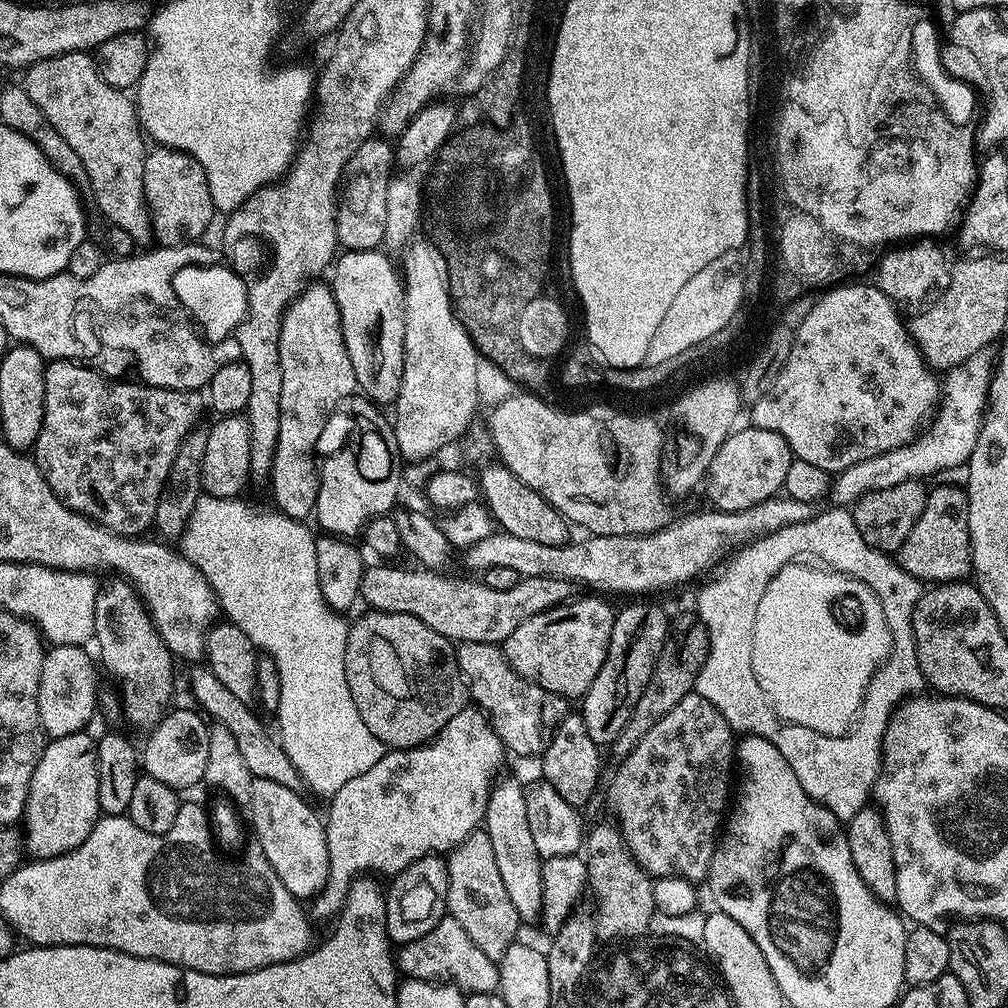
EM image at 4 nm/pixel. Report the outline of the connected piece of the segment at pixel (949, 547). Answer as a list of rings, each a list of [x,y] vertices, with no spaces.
[[[952,484],[933,487],[918,522],[914,522],[914,530],[906,534],[902,546],[894,553],[894,559],[906,574],[932,586],[963,581],[967,577],[964,575],[972,572],[967,491]]]

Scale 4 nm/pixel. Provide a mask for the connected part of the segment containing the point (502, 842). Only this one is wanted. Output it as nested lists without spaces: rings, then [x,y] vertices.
[[[502,780],[488,796],[482,828],[488,833],[490,846],[494,846],[494,858],[498,858],[498,875],[506,886],[506,894],[510,894],[510,902],[514,902],[514,910],[518,910],[521,921],[539,921],[543,910],[542,857],[538,854],[538,846],[534,846],[534,837],[530,835],[530,822],[526,819],[525,789],[522,784],[520,788],[516,780]]]

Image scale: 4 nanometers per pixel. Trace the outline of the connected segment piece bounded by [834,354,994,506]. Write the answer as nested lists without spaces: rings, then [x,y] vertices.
[[[984,354],[972,356],[945,375],[948,377],[942,380],[938,407],[931,417],[932,425],[930,420],[927,427],[908,444],[886,454],[878,454],[874,458],[866,458],[866,462],[858,462],[839,473],[834,480],[835,503],[852,506],[860,497],[878,488],[898,486],[898,482],[932,476],[935,472],[944,472],[947,468],[958,467],[959,464],[960,467],[967,465],[980,440],[980,425],[986,419],[986,409],[989,407],[993,388],[994,364],[986,357]]]

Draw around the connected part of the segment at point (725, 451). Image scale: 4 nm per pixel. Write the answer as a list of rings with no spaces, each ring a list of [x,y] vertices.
[[[751,426],[742,428],[733,431],[728,440],[722,442],[710,469],[712,485],[708,492],[716,503],[713,505],[722,512],[741,512],[750,506],[758,506],[764,500],[773,499],[783,489],[786,470],[790,470],[794,459],[782,434]]]

